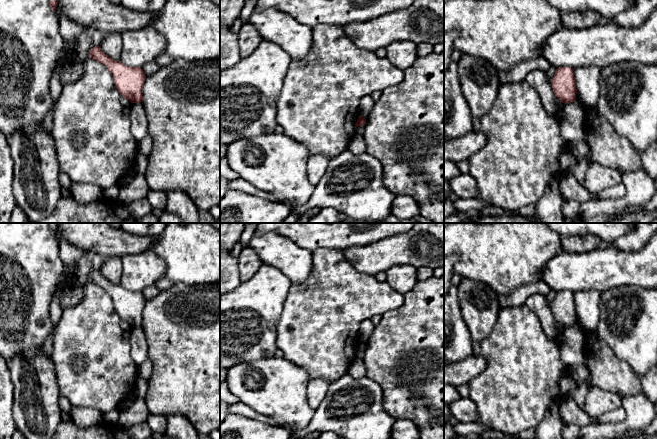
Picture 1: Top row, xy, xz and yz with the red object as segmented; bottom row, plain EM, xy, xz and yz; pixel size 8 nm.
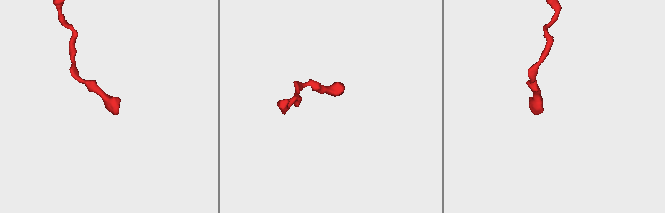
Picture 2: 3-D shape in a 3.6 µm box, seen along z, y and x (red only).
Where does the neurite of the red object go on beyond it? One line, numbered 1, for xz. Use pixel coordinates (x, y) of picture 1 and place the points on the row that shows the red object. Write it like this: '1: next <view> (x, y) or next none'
1: next none

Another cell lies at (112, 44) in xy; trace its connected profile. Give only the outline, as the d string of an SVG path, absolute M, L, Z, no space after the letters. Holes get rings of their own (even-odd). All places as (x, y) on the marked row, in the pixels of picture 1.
M105 34L104 39L100 44L100 48L111 59L120 61L120 55L123 48L122 34Z

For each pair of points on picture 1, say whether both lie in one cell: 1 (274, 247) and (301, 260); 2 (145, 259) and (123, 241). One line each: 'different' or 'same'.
1: same
2: different

